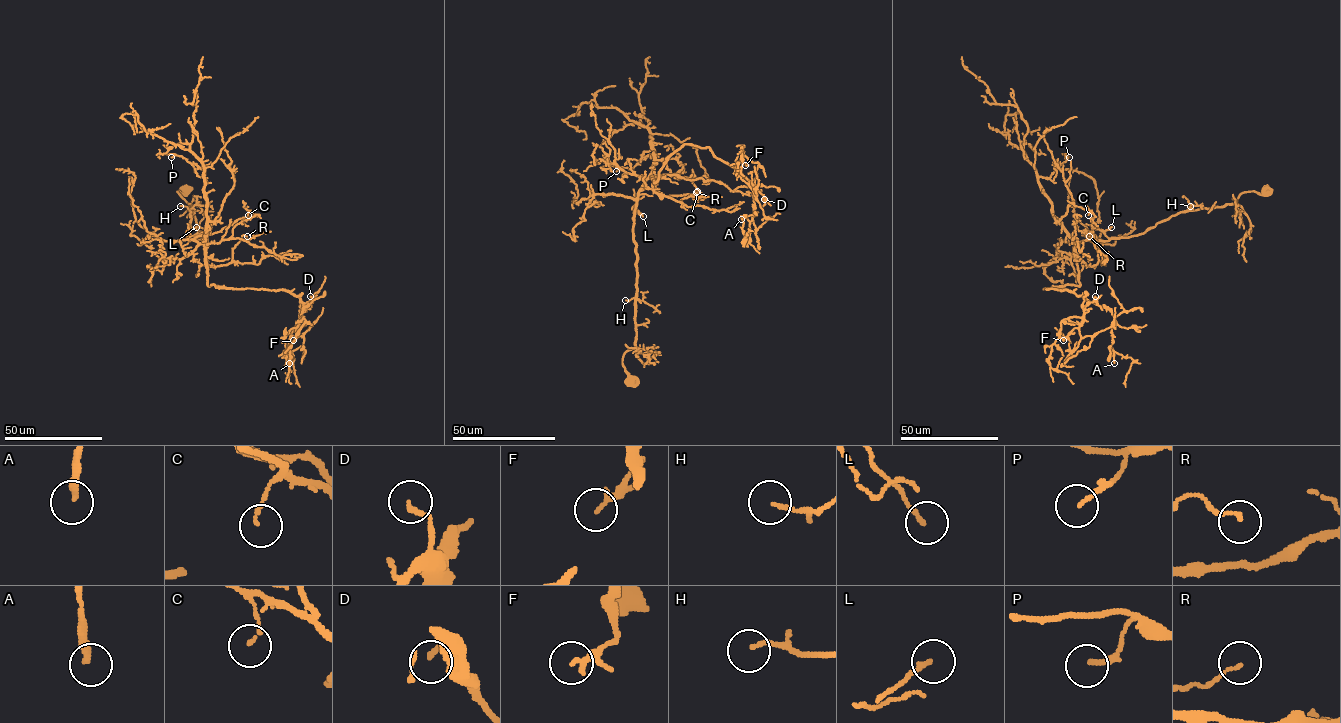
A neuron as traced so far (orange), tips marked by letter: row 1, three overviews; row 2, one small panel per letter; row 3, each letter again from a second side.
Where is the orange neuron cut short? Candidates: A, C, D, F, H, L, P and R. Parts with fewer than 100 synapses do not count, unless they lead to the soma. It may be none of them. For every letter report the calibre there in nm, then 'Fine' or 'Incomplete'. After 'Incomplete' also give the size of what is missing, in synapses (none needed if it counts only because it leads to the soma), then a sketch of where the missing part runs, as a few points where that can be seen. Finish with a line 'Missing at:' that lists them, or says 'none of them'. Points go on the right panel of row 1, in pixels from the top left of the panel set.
A: Thickness 260 nm. Fine
C: Thickness 110 nm. Fine
D: Thickness 160 nm. Fine
F: Thickness 190 nm. Fine
H: Thickness 120 nm. Fine
L: Thickness 140 nm. Fine
P: Thickness 130 nm. Fine
R: Thickness 120 nm. Fine
Missing at: none of them

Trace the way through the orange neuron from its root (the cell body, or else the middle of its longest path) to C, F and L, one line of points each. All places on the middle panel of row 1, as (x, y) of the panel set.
C: (630, 379), (622, 357), (634, 346), (636, 336), (637, 194), (652, 189), (666, 196), (703, 199), (697, 191)
F: (630, 379), (622, 357), (636, 336), (638, 190), (684, 144), (708, 147), (755, 190), (758, 163), (745, 165)
L: (630, 379), (622, 357), (634, 346), (636, 336), (637, 253), (632, 208), (643, 216)

